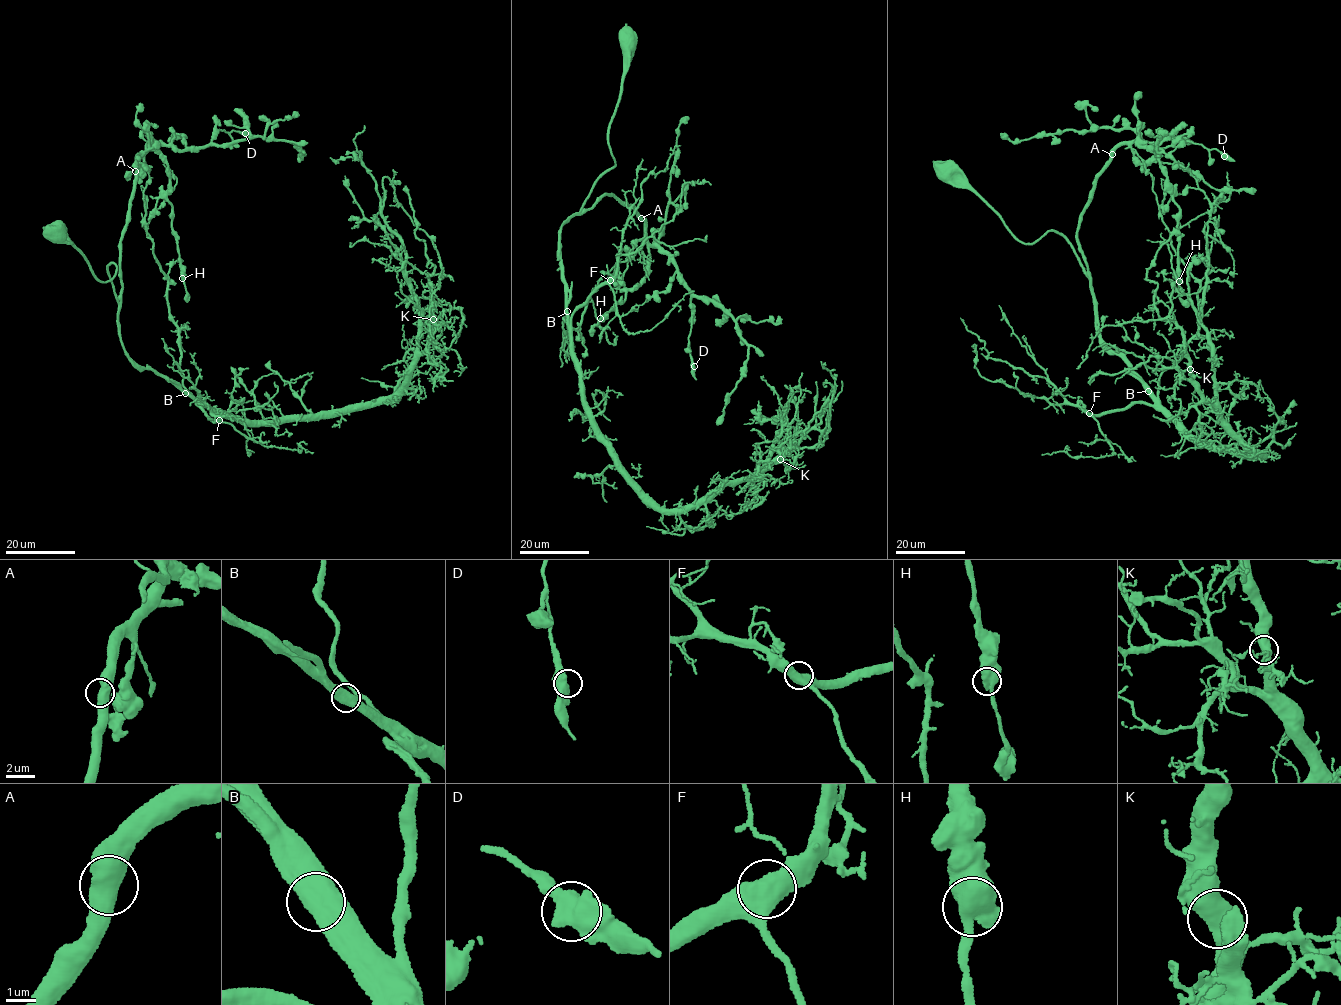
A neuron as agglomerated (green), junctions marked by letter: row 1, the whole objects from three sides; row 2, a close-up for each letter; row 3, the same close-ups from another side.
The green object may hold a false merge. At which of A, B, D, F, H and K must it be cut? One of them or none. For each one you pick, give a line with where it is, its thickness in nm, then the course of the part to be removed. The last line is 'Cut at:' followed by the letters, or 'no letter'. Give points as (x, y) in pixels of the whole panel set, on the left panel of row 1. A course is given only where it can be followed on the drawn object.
Cut at: no letter

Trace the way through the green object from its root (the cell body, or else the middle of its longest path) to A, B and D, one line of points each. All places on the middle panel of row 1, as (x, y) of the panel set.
A: (629, 40), (632, 37), (608, 130), (616, 163), (596, 179), (582, 207), (590, 208), (612, 193), (641, 218)
B: (629, 40), (632, 37), (608, 130), (616, 163), (599, 176), (579, 211), (564, 221), (558, 232), (567, 311)
D: (629, 40), (608, 130), (616, 163), (582, 207), (614, 193), (669, 254), (690, 292), (694, 366)

